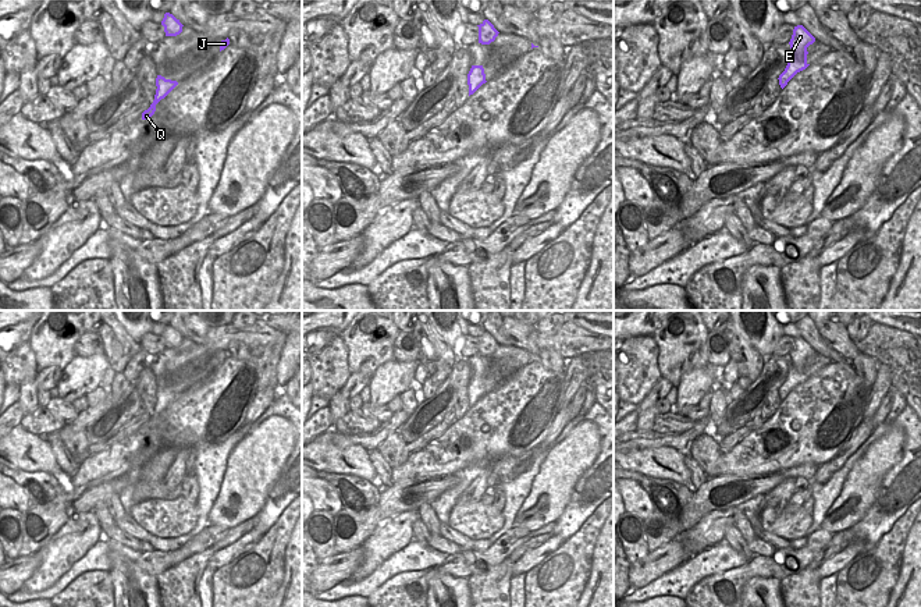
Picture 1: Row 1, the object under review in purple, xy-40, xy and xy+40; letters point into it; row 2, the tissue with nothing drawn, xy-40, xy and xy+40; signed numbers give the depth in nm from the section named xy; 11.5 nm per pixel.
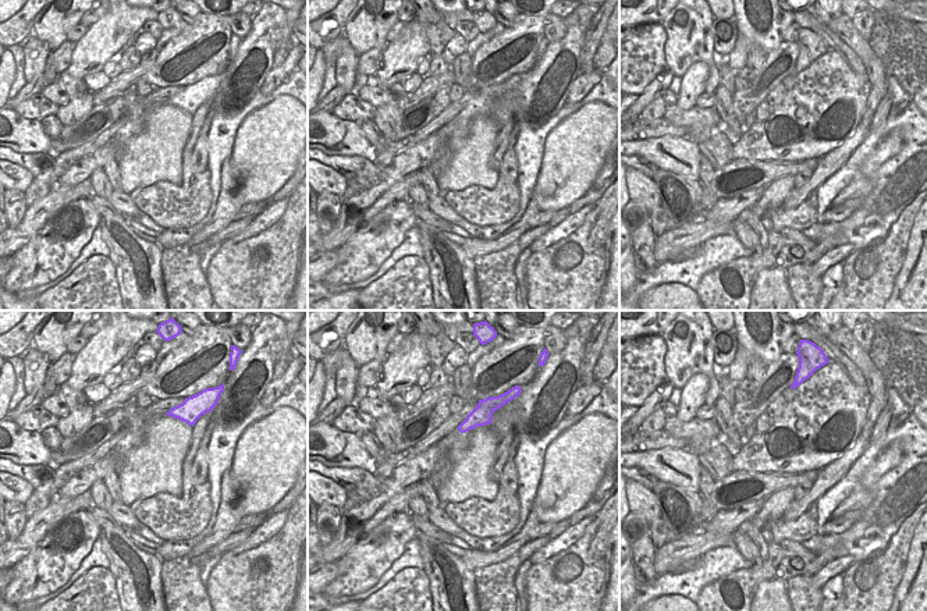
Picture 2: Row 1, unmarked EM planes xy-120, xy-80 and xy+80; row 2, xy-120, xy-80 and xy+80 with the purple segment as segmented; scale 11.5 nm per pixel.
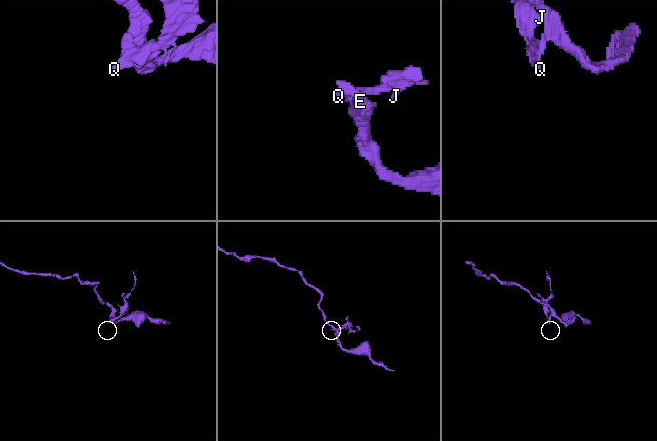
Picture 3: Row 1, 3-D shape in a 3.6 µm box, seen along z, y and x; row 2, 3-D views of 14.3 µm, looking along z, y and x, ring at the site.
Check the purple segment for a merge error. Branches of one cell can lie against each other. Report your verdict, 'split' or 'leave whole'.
split

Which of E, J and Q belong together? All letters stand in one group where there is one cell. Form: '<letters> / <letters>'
E / J Q

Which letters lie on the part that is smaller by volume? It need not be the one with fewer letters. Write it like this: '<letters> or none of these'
J, Q

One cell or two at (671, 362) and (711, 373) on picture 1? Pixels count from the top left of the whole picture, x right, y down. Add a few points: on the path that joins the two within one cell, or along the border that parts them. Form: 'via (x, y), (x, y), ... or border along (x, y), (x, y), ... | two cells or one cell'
border along (708, 364), (689, 369), (676, 387) | two cells

